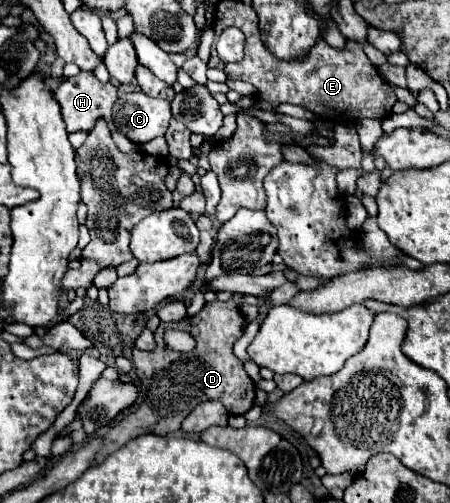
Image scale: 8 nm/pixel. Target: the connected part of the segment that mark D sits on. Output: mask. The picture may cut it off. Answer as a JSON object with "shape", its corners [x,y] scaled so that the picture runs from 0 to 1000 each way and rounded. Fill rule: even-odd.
{"shape":[[[476,596],[476,600],[458,600],[458,608],[427,632],[409,632],[400,640],[382,640],[382,644],[356,644],[351,656],[342,660],[342,672],[347,672],[347,696],[342,700],[316,700],[316,696],[302,696],[293,700],[293,720],[298,720],[298,732],[302,732],[302,748],[311,755],[311,779],[316,779],[316,795],[329,795],[329,799],[316,799],[311,811],[302,819],[289,819],[262,847],[253,847],[236,867],[231,867],[231,883],[227,891],[218,895],[213,903],[213,922],[222,922],[236,907],[244,907],[249,899],[258,899],[262,891],[271,891],[284,875],[302,871],[307,863],[351,863],[351,867],[369,867],[369,863],[382,863],[382,859],[396,859],[400,855],[400,843],[404,835],[444,803],[444,799],[458,799],[458,795],[484,795],[502,807],[507,823],[542,823],[551,819],[560,807],[564,807],[564,791],[569,791],[569,763],[556,755],[556,748],[547,744],[538,720],[520,708],[516,700],[516,688],[520,680],[542,664],[542,628],[533,624],[533,616],[520,608],[516,596],[507,600],[493,600],[493,596]],[[382,652],[382,656],[409,656],[418,664],[431,668],[436,676],[436,692],[418,704],[409,700],[387,700],[369,688],[364,680],[364,660]]]}

